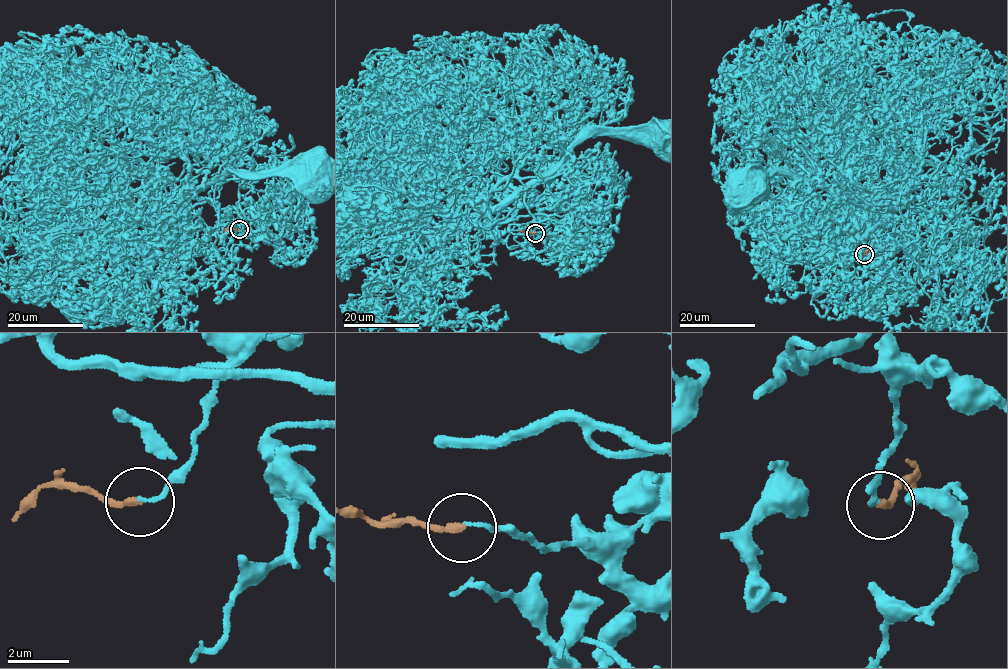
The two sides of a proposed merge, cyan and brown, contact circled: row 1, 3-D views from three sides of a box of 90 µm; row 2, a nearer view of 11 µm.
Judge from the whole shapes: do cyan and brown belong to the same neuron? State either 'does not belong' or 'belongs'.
does not belong

